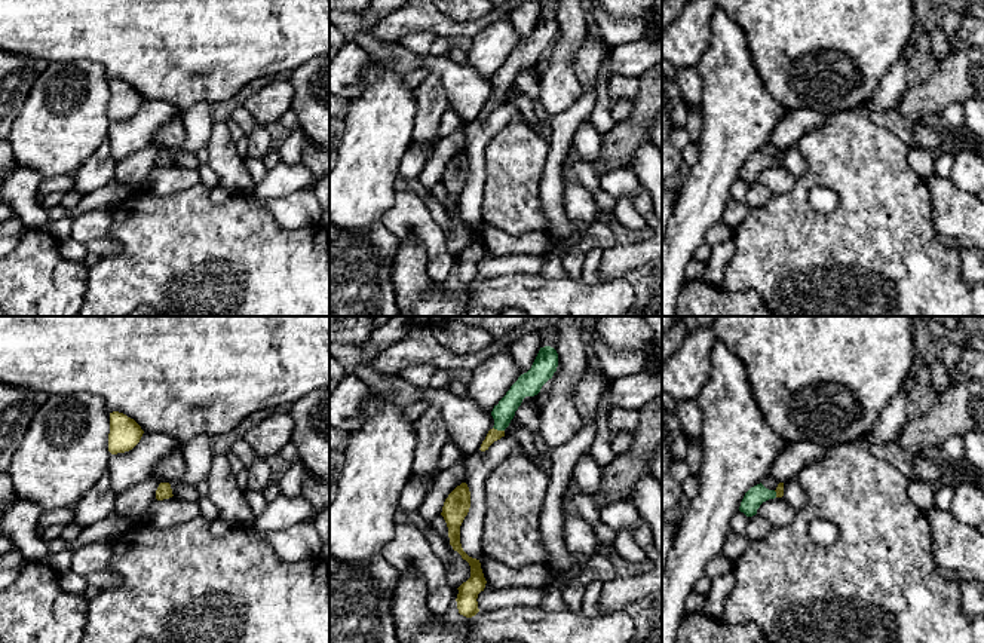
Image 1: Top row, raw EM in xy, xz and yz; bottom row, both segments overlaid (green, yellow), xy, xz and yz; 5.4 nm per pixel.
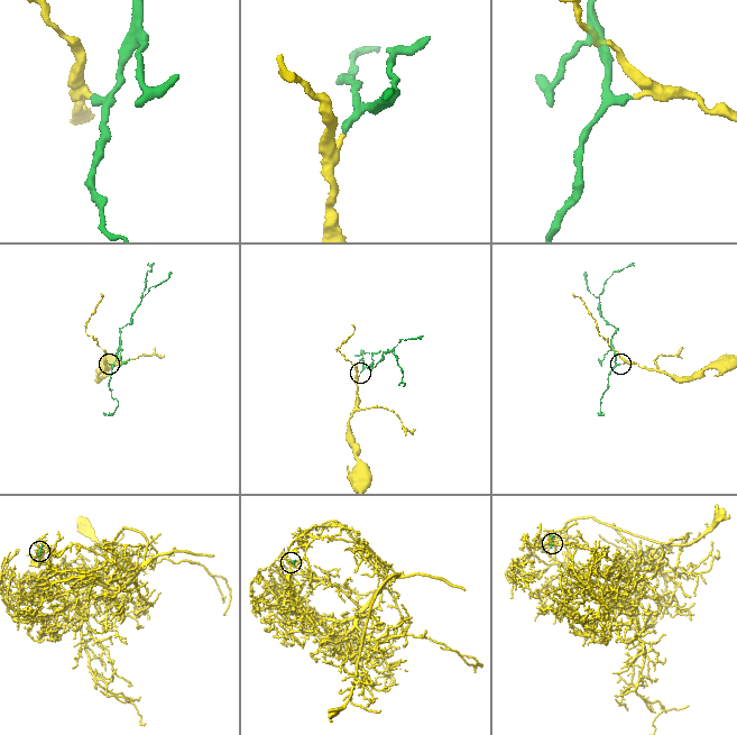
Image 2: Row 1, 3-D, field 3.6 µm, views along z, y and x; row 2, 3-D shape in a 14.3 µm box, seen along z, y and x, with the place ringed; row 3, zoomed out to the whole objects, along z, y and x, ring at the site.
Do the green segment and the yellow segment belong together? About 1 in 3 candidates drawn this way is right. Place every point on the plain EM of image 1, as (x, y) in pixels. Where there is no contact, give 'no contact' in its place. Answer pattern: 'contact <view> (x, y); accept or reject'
contact xz (499, 97); accept

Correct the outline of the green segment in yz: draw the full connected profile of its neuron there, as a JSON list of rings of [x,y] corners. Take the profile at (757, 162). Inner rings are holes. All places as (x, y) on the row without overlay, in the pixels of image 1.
[[[760,150],[745,160],[739,178],[744,180],[747,184],[752,184],[757,181],[757,177],[763,169],[782,163],[784,163],[784,150],[779,150],[775,157],[769,157]]]

